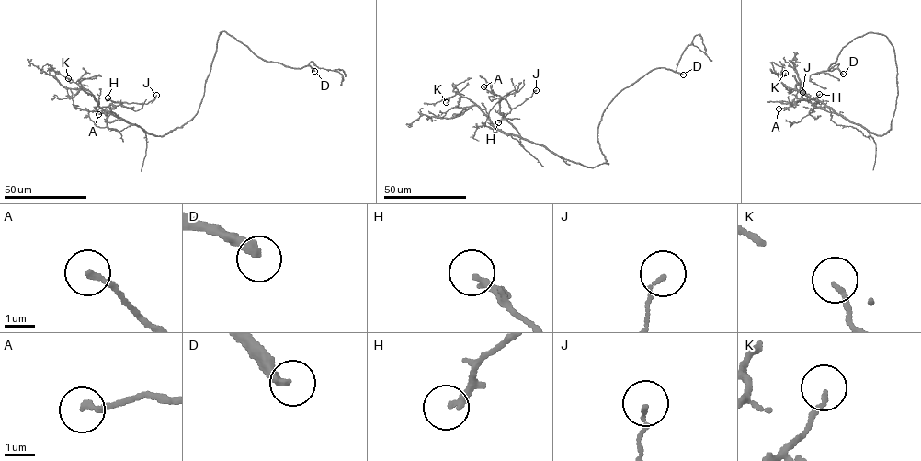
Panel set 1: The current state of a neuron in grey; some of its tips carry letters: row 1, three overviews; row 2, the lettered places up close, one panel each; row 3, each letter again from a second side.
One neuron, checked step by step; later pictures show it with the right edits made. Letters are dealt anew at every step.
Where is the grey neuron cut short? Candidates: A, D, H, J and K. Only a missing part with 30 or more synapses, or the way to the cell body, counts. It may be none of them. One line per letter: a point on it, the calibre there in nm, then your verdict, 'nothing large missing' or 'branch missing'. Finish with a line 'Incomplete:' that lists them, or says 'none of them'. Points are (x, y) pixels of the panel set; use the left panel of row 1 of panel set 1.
A: at (98, 114); 200 nm thick; nothing large missing
D: at (314, 71); 280 nm thick; branch missing
H: at (108, 97); 240 nm thick; nothing large missing
J: at (156, 95); 100 nm thick; nothing large missing
K: at (68, 78); 130 nm thick; nothing large missing
Incomplete: D

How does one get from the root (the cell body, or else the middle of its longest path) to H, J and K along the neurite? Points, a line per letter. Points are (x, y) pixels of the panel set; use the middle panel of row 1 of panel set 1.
H: (608, 163), (587, 167), (524, 139), (500, 113), (499, 102), (505, 98), (511, 110), (498, 122)
J: (608, 163), (587, 167), (562, 158), (520, 136), (500, 113), (499, 102), (505, 98), (514, 108), (536, 90)
K: (608, 163), (587, 167), (560, 156), (542, 146), (502, 132), (474, 103), (458, 94), (446, 102)

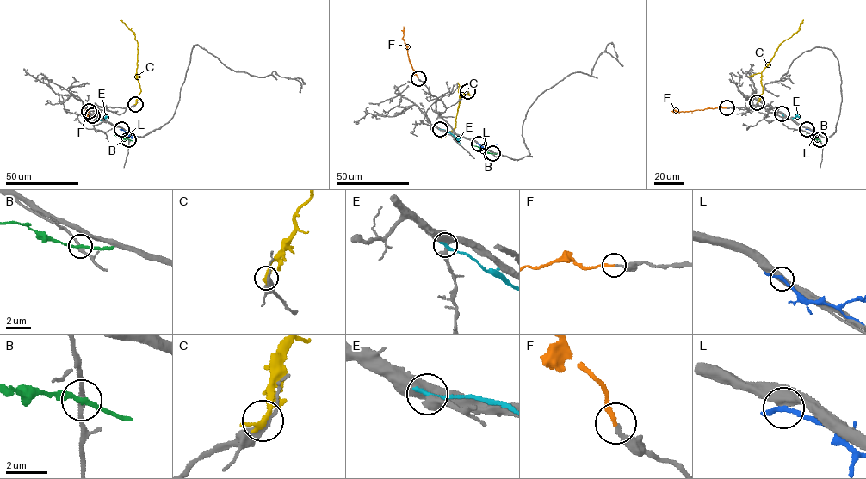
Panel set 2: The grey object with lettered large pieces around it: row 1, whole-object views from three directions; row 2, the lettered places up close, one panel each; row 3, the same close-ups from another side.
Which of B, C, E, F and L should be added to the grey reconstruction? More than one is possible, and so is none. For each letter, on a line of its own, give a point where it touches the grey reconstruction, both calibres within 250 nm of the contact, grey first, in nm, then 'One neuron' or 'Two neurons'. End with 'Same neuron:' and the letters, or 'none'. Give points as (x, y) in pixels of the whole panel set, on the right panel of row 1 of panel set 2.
B: Touches grey at (819, 139). Thickness 240 nm (grey) against 200 nm. Two neurons
C: Touches grey at (757, 102). Thickness 320 nm (grey) against 360 nm. Two neurons
E: Touches grey at (782, 113). Thickness 440 nm (grey) against 240 nm. Two neurons
F: Touches grey at (726, 107). Thickness 240 nm (grey) against 190 nm. One neuron
L: Touches grey at (807, 129). Thickness 440 nm (grey) against 200 nm. Two neurons
Same neuron: F

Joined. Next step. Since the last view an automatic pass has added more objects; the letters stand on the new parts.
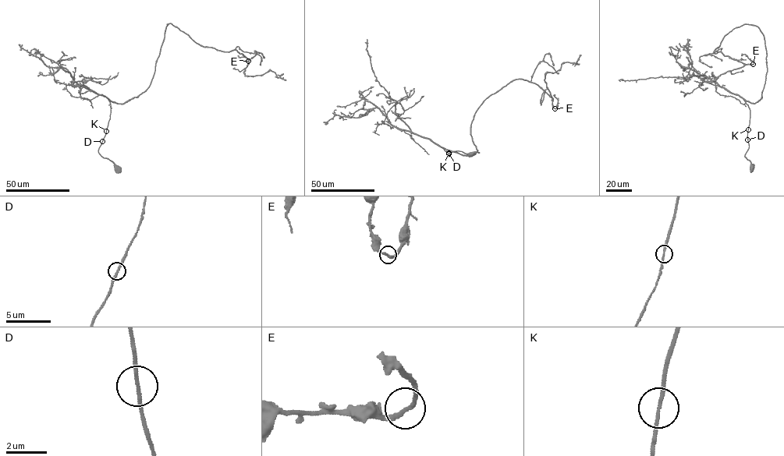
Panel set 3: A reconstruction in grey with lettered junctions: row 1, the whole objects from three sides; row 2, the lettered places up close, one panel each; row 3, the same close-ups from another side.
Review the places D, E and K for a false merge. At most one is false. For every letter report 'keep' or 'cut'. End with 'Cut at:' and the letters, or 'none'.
D: keep
E: keep
K: keep
Cut at: none

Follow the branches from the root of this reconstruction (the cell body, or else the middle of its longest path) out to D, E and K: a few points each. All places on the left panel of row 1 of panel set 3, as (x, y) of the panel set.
D: (117, 169), (112, 161), (98, 153), (102, 141)
E: (117, 169), (98, 150), (109, 100), (123, 104), (147, 88), (167, 24), (248, 61)
K: (117, 169), (112, 161), (98, 152), (106, 131)

